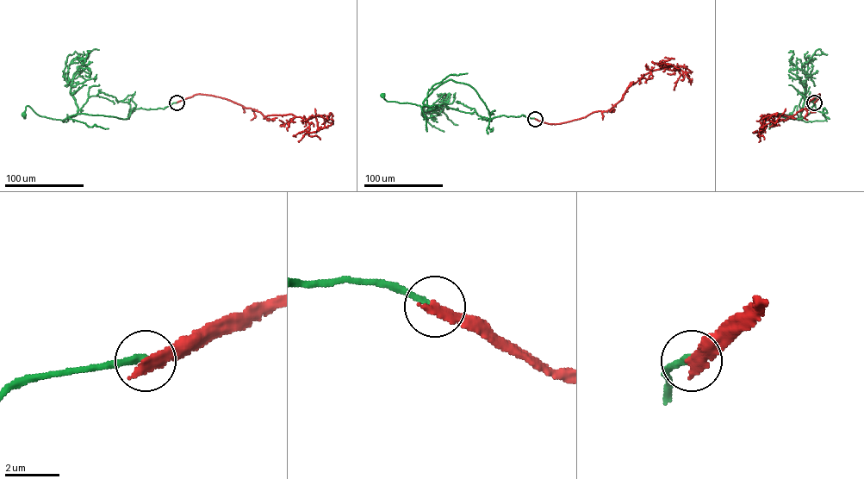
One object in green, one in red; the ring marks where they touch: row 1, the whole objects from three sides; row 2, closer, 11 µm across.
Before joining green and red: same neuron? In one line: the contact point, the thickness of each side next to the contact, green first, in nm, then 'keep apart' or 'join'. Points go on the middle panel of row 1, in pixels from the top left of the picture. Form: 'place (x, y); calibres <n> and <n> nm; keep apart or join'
place (535, 119); calibres 240 and 400 nm; keep apart

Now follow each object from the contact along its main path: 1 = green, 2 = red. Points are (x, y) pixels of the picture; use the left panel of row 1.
1: (177, 102), (164, 108), (136, 108), (125, 119), (83, 114), (52, 119), (27, 105), (23, 115)
2: (177, 102), (196, 94), (212, 95), (264, 116), (313, 116), (318, 128), (332, 123)

